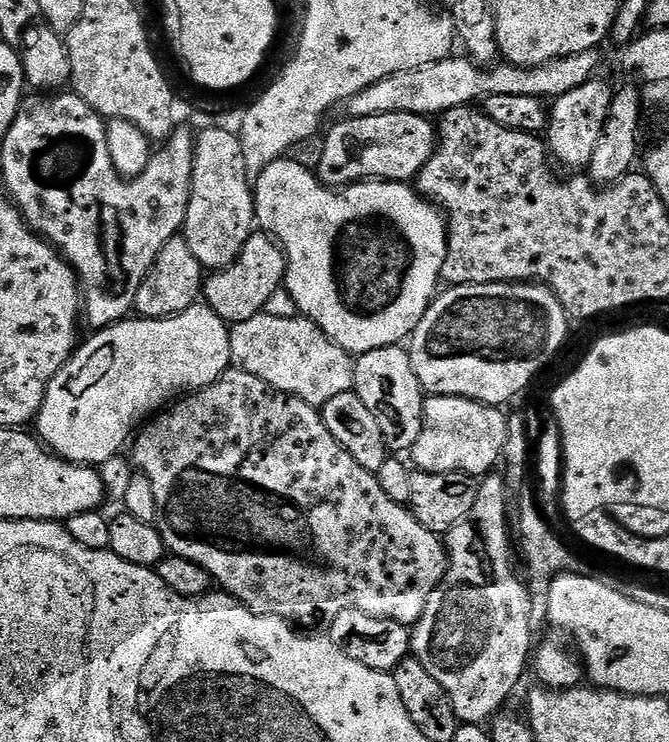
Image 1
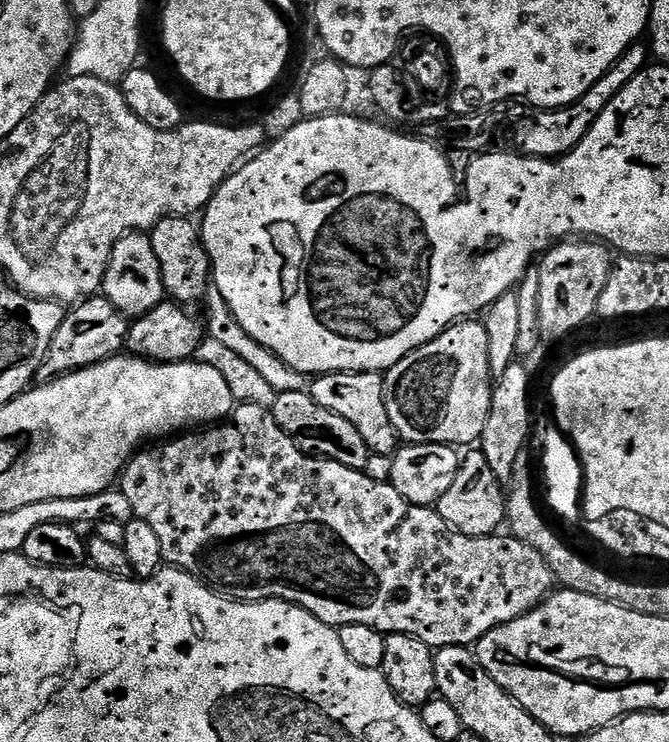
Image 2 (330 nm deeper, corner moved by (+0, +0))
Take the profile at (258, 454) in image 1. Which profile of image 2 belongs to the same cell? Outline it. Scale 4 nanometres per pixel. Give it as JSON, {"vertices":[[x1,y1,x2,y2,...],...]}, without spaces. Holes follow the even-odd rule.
{"vertices":[[237,403,227,420,203,430,192,430,187,434,168,438,159,446,148,446,137,451,128,461,119,481,119,491,126,494,132,507,132,515,142,522,150,522,150,526,162,545,164,564,173,568,181,568,189,572,196,580,214,592,228,597,229,600,285,600,305,608,314,618,332,625,339,630,343,624,358,626,374,626,380,632,391,634,410,634,433,648,458,648,475,645,490,630,503,624,514,622,514,618,526,615,531,608,547,600,554,588,554,577,550,566,530,546,511,534,494,536,467,536,454,530,436,513,435,507,423,504,412,504,398,494,398,490,390,482,374,482,368,477,367,471,342,466,342,462,322,460,318,456,309,456,302,451,291,438,278,426,271,411,262,406]]}

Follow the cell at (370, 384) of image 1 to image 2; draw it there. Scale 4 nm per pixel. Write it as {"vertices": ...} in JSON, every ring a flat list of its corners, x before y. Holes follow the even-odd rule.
{"vertices":[[329,372,315,377,310,385,313,398,318,406,326,406,326,410,334,410,334,414,342,414,346,422,351,422,358,429,358,434,366,438,369,453,378,456,393,457,398,451,398,437,390,422,390,414,386,414,386,398,384,397,384,376,379,372]]}

